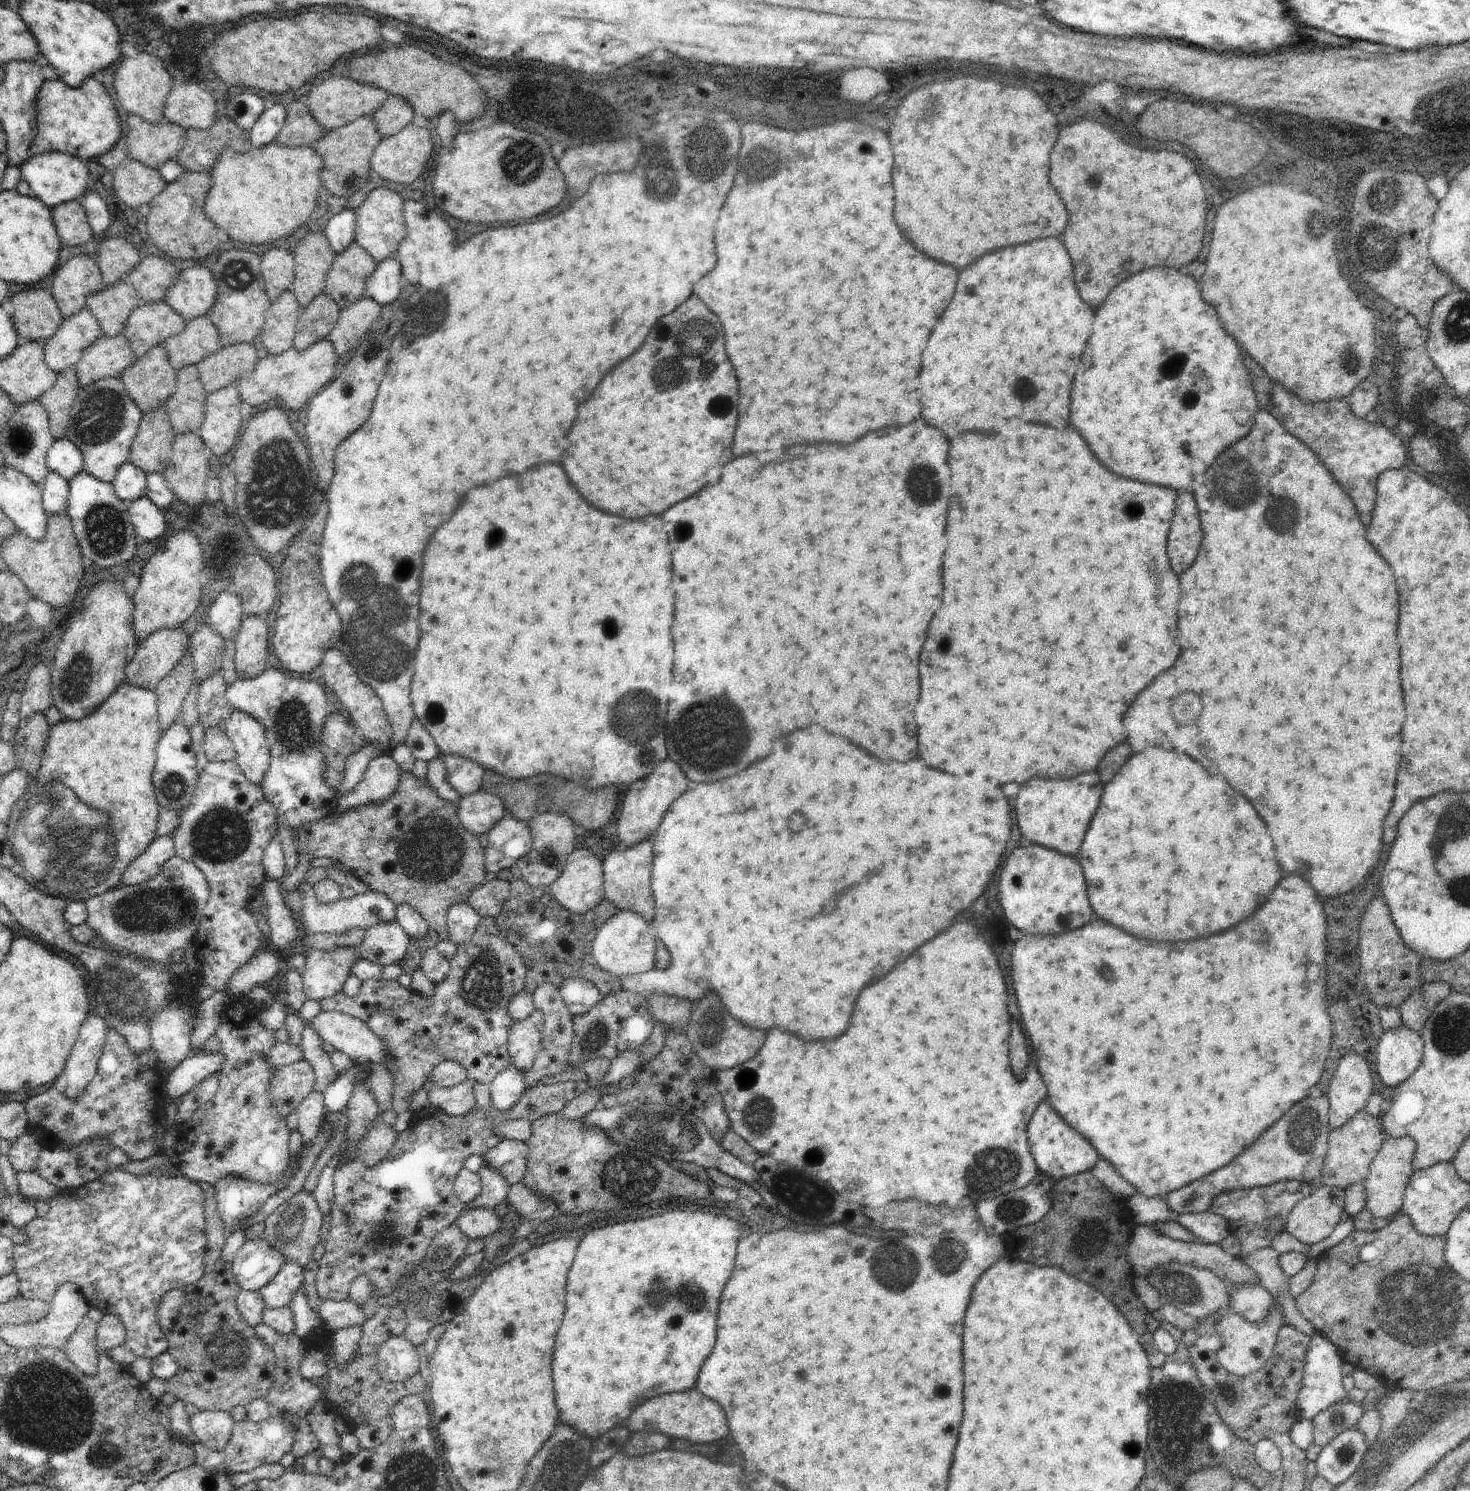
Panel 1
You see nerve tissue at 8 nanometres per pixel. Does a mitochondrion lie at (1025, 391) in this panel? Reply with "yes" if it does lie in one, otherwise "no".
yes

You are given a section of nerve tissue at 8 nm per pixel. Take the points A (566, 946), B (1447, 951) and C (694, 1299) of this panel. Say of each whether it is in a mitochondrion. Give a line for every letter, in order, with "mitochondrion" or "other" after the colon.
A: other
B: other
C: mitochondrion

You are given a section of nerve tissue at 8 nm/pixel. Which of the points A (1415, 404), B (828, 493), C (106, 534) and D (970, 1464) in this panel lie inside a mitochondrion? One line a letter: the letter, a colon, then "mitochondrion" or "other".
A: mitochondrion
B: other
C: mitochondrion
D: other

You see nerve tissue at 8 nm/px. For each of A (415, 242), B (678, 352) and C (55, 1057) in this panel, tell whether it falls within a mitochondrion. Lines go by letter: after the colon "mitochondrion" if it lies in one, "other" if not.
A: other
B: mitochondrion
C: other

